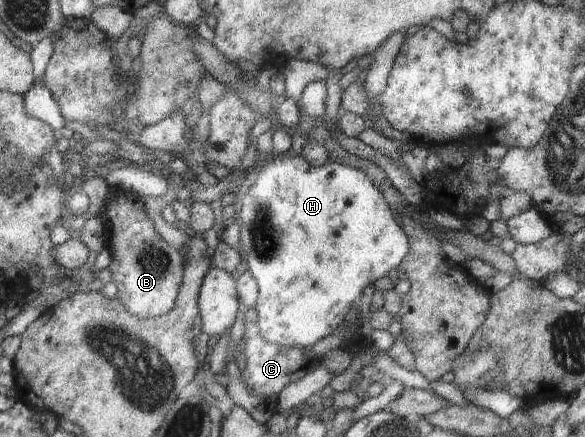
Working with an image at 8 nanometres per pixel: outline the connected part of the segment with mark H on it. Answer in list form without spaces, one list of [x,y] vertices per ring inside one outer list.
[[[279,153],[270,164],[265,164],[261,168],[253,186],[249,188],[249,192],[243,196],[239,204],[237,206],[240,226],[239,250],[243,252],[248,270],[255,276],[260,288],[259,301],[255,309],[260,315],[260,332],[265,341],[285,346],[285,348],[311,347],[339,330],[343,326],[349,310],[353,308],[353,302],[359,300],[363,288],[367,288],[369,284],[377,282],[381,278],[389,277],[393,270],[400,269],[411,249],[411,241],[403,232],[401,224],[395,222],[393,208],[389,204],[389,200],[385,198],[384,191],[380,190],[380,187],[369,178],[369,174],[365,174],[363,170],[353,166],[334,166],[329,163],[324,166],[313,166],[311,162],[307,162],[307,158],[302,153],[295,155]]]

